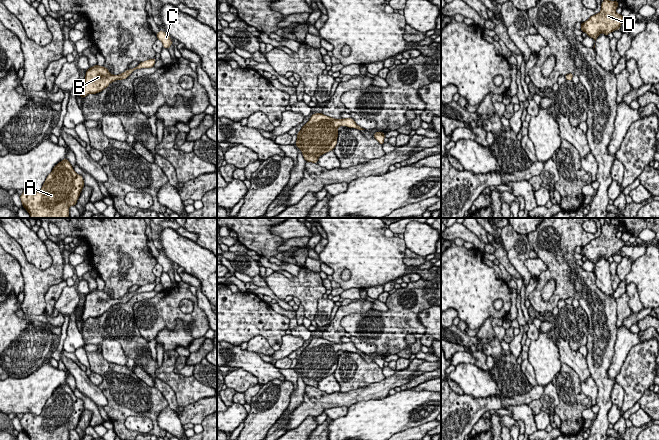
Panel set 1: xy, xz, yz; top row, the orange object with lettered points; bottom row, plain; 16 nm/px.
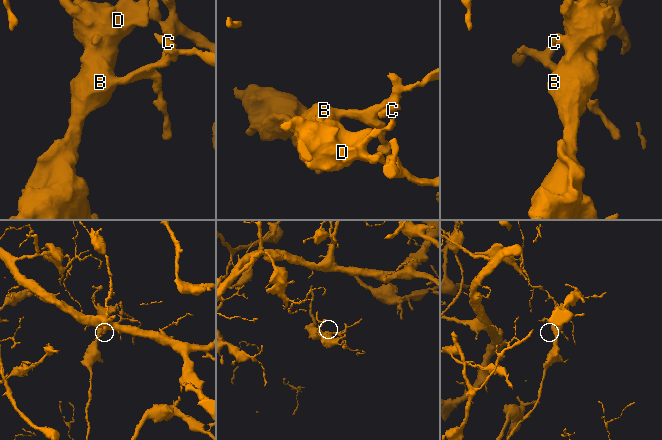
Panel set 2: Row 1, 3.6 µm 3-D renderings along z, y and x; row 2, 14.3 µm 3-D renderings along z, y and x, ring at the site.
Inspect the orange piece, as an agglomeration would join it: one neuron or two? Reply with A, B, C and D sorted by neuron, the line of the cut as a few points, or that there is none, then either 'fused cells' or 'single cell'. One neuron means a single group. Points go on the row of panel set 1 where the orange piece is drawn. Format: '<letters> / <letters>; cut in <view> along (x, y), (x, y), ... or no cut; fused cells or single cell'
A B C D; no cut; single cell

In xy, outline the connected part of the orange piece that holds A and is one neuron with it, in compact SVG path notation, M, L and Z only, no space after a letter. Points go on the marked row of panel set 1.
M64 159L53 168L40 191L25 189L20 199L31 218L68 218L69 207L76 205L84 186L83 177L74 171L68 159Z

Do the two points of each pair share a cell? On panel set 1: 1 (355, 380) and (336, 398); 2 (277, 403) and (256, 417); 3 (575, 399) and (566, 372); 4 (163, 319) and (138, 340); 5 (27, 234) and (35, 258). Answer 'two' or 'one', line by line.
1: two
2: one
3: one
4: two
5: one

